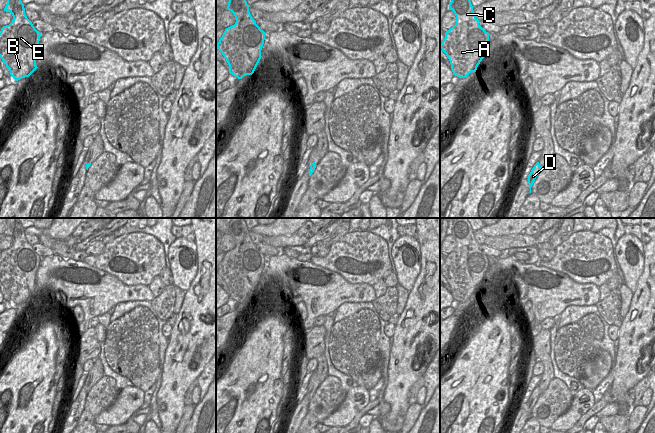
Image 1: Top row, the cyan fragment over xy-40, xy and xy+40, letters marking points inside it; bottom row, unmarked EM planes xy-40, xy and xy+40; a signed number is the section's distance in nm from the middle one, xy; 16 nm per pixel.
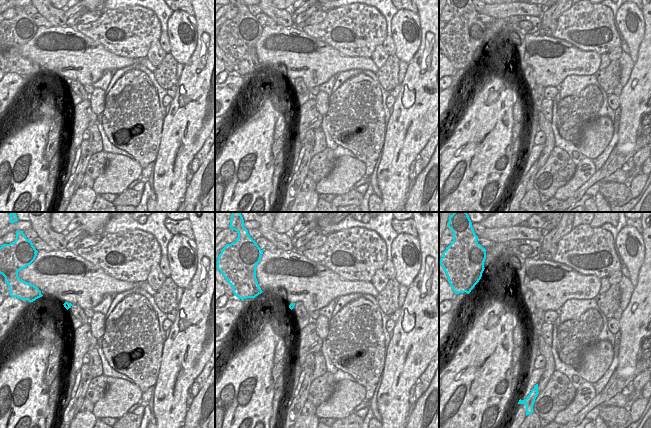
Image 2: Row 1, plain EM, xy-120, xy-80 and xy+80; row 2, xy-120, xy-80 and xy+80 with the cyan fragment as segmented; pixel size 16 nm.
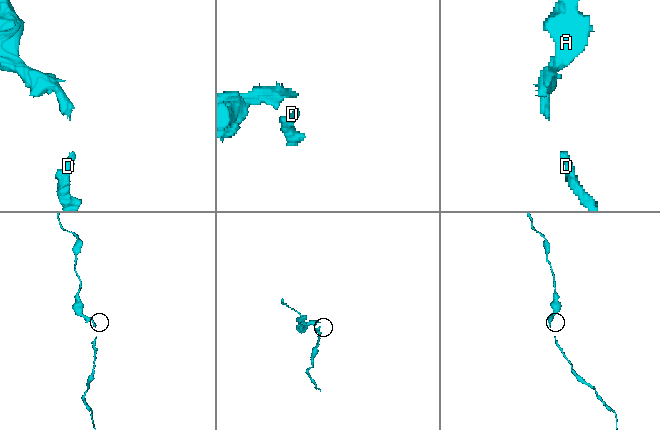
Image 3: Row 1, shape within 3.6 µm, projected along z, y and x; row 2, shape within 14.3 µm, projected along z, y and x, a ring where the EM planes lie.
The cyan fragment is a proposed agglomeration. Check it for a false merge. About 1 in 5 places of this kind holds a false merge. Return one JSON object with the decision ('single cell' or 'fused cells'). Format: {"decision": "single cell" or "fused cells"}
{"decision": "single cell"}

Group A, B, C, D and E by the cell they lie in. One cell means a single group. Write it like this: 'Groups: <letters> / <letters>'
Groups: A B C D E.

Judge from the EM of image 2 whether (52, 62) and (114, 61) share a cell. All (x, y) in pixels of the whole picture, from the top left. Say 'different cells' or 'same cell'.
same cell

